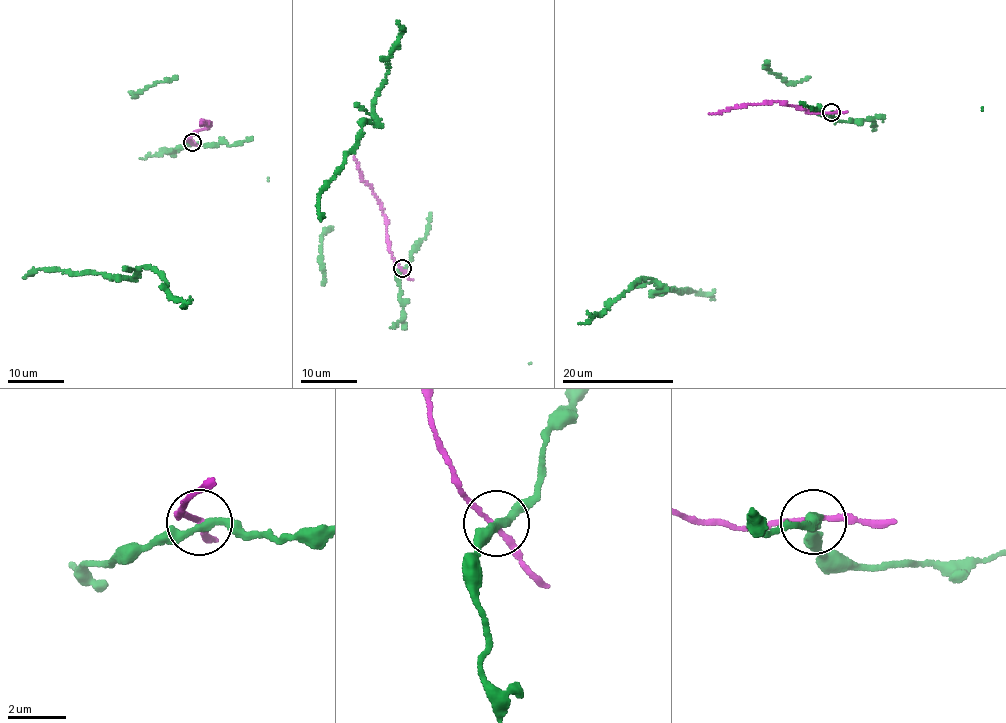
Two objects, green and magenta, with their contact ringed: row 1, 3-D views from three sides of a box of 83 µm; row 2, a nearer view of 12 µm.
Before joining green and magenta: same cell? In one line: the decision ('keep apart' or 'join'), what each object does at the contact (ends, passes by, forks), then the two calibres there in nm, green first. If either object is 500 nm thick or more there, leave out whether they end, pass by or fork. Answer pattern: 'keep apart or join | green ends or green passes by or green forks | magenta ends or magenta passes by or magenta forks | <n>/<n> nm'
keep apart | green passes by | magenta passes by | 280/160 nm

